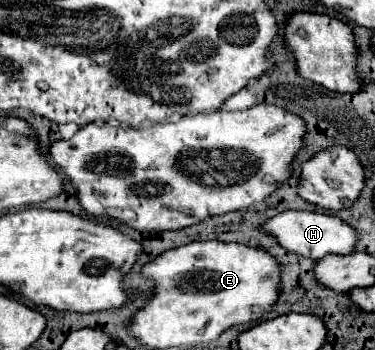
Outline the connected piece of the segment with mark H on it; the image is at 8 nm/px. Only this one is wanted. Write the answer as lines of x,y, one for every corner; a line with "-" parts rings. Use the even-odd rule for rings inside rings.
283,210
277,216
265,220
259,226
261,232
275,236
275,240
293,254
305,256
305,258
321,258
327,254
349,254
353,252
355,246
355,232
349,228
341,218
337,216
327,216
327,214
317,214
317,212
299,212
299,210

